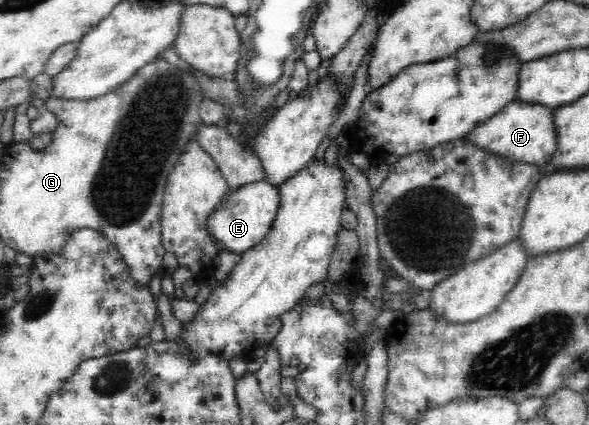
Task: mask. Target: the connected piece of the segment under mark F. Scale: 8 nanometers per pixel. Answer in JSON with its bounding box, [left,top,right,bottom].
[467,99,556,166]

